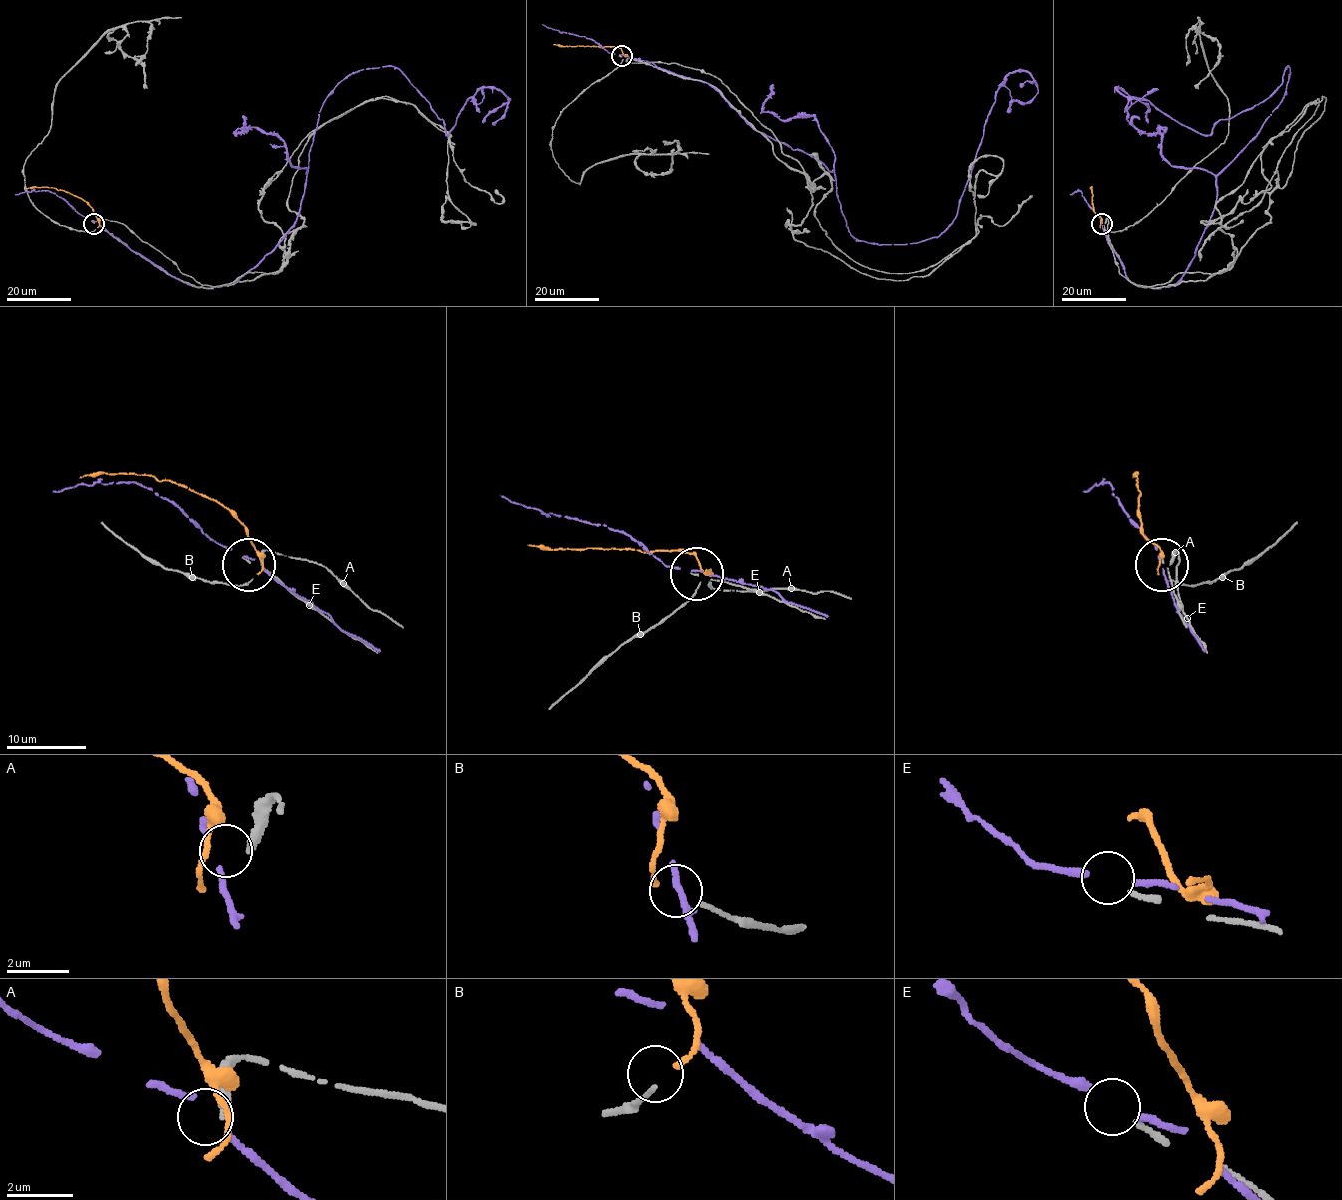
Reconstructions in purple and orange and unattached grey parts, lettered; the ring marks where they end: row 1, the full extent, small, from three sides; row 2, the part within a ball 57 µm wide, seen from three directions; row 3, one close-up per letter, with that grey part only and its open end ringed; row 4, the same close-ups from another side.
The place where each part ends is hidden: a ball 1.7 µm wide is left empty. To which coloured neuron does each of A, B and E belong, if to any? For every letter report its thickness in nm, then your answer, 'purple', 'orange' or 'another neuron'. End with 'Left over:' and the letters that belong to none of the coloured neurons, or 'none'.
A: 320 nm | another neuron
B: 130 nm | orange
E: 150 nm | another neuron
Left over: A, E

